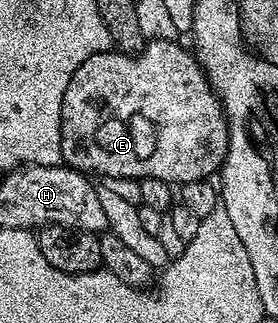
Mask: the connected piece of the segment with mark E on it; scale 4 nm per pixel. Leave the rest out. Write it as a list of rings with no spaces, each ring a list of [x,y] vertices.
[[[151,39],[146,42],[140,51],[125,55],[116,49],[110,49],[99,53],[95,57],[88,57],[83,65],[79,65],[74,76],[67,85],[67,93],[63,93],[63,113],[62,113],[62,157],[64,166],[73,167],[82,173],[90,176],[105,175],[106,180],[111,179],[160,179],[170,185],[180,185],[187,181],[199,181],[216,176],[221,169],[221,163],[225,159],[227,145],[229,144],[229,134],[227,133],[227,121],[225,120],[225,110],[221,107],[221,102],[213,92],[213,86],[209,83],[201,64],[198,63],[196,54],[188,46],[180,47],[179,42],[172,39]]]

